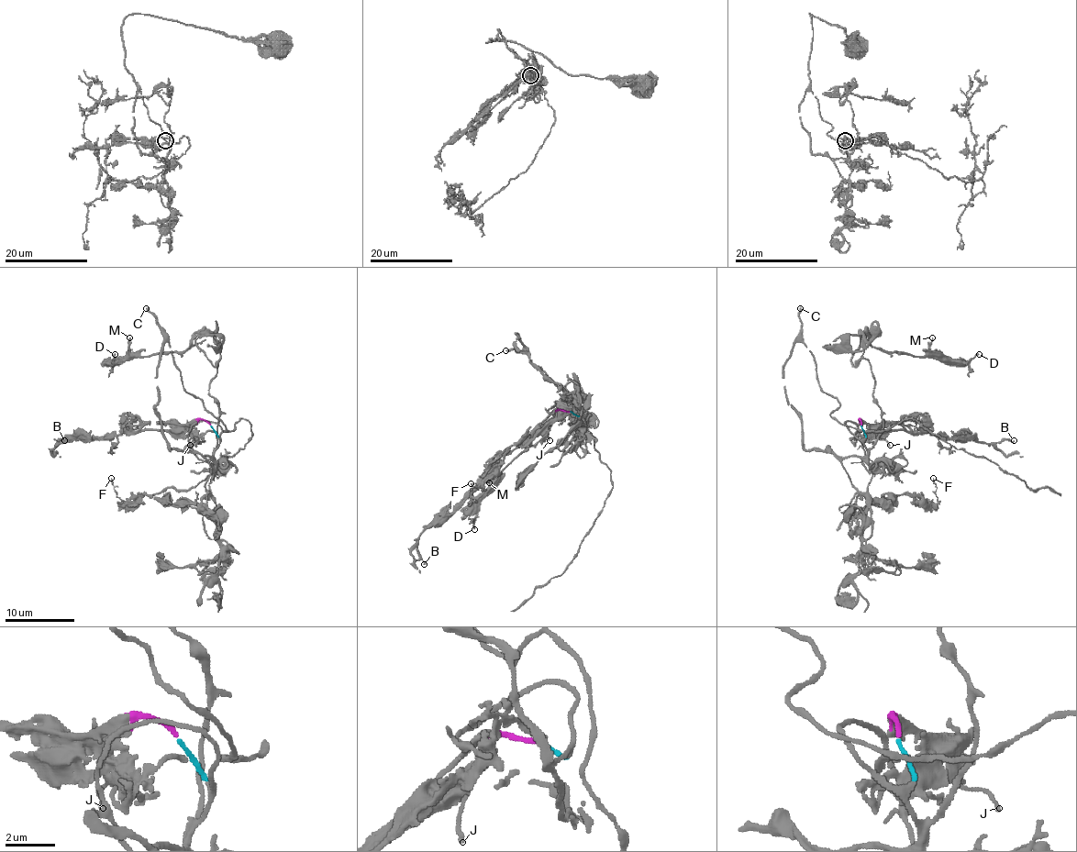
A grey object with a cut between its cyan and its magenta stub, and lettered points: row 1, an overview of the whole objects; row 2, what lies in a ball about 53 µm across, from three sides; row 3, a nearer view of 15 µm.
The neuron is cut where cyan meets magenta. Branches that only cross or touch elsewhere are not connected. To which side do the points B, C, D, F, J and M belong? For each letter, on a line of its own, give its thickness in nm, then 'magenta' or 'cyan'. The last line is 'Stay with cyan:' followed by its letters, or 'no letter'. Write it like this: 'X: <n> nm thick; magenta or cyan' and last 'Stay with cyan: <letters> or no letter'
B: 150 nm thick; magenta
C: 200 nm thick; cyan
D: 180 nm thick; cyan
F: 130 nm thick; cyan
J: 140 nm thick; magenta
M: 180 nm thick; cyan
Stay with cyan: C, D, F, M

